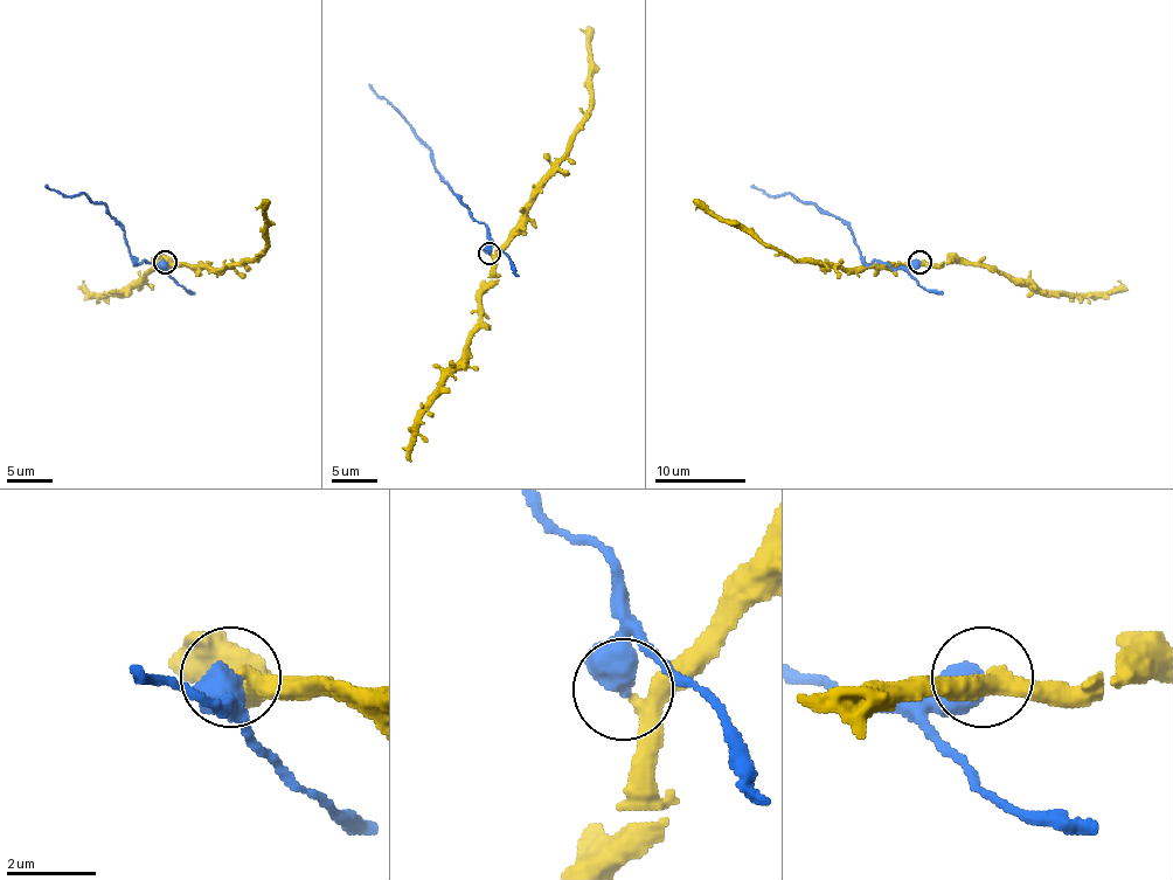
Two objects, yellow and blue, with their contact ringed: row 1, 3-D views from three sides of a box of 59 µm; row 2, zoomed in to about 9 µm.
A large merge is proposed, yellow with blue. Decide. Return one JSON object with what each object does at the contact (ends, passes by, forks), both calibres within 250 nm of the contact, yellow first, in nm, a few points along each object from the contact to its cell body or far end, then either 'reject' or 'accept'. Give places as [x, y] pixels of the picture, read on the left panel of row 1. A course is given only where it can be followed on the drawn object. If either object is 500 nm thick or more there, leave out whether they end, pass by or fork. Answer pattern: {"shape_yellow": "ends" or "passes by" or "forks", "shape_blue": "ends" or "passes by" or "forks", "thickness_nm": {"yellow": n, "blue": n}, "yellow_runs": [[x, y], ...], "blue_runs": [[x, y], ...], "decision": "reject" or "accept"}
{"thickness_nm": {"yellow": 340, "blue": 650}, "yellow_runs": [[166, 263], [223, 268], [251, 261], [265, 247], [263, 199]], "blue_runs": [[164, 263], [164, 268], [137, 263], [125, 244], [125, 230], [103, 203], [84, 194], [63, 196], [46, 185]], "decision": "reject"}

